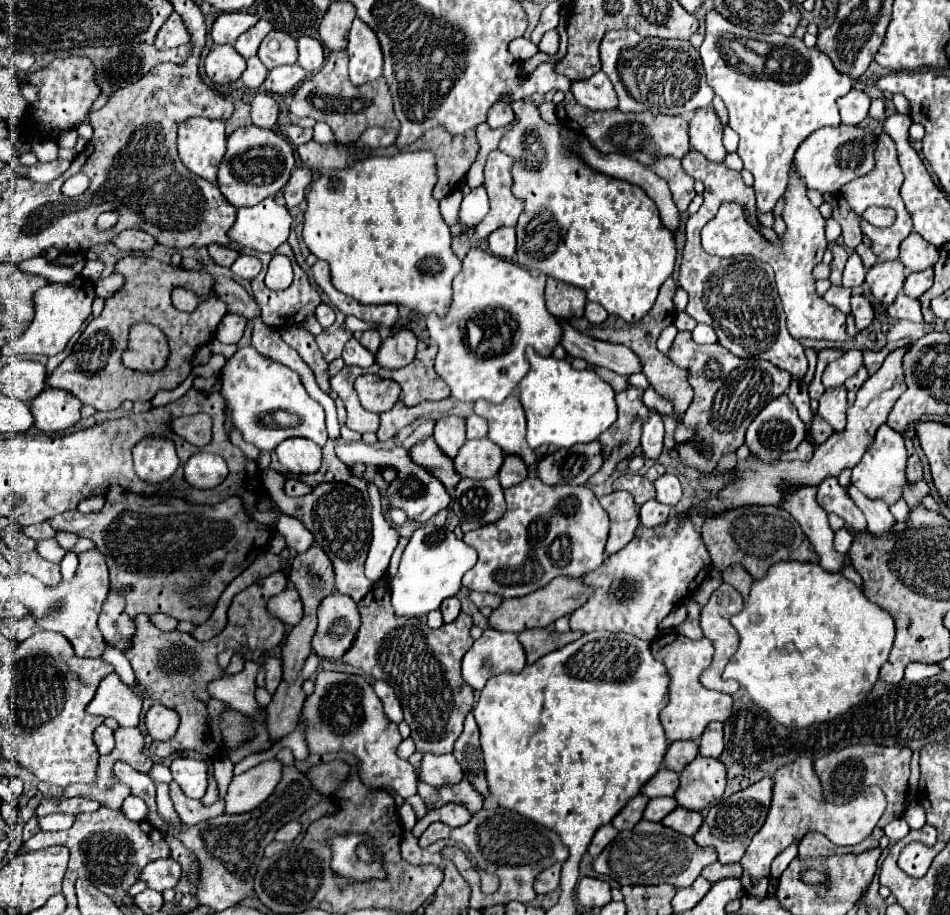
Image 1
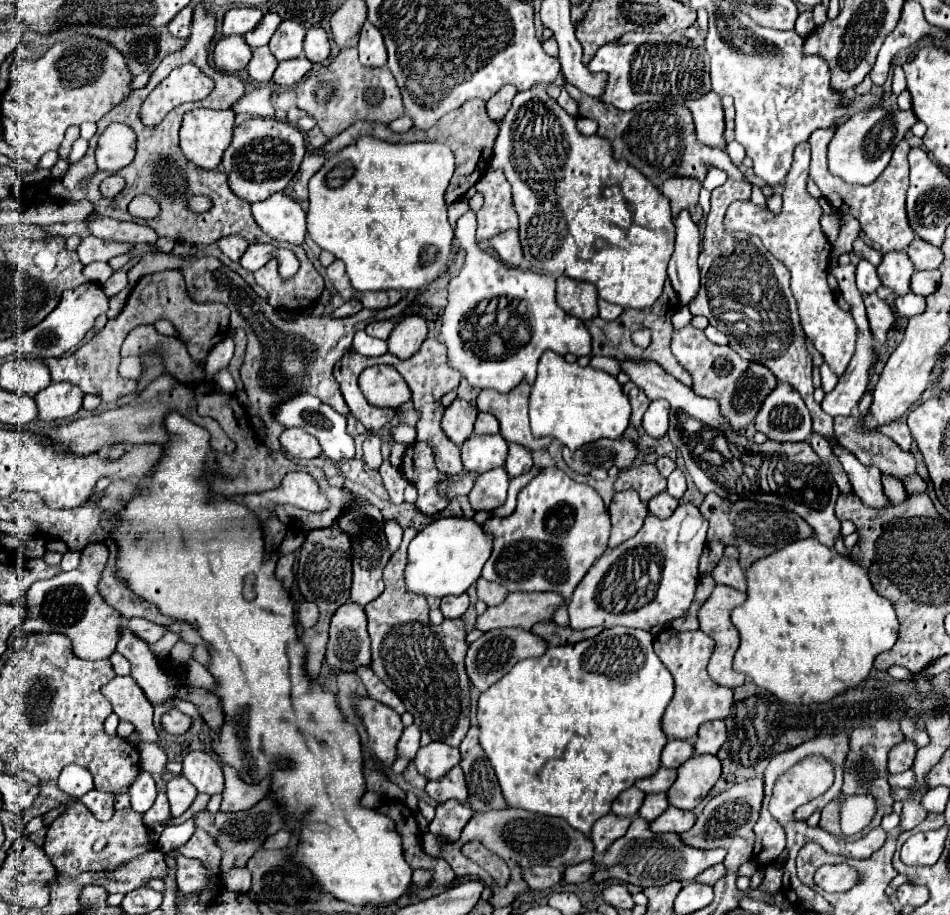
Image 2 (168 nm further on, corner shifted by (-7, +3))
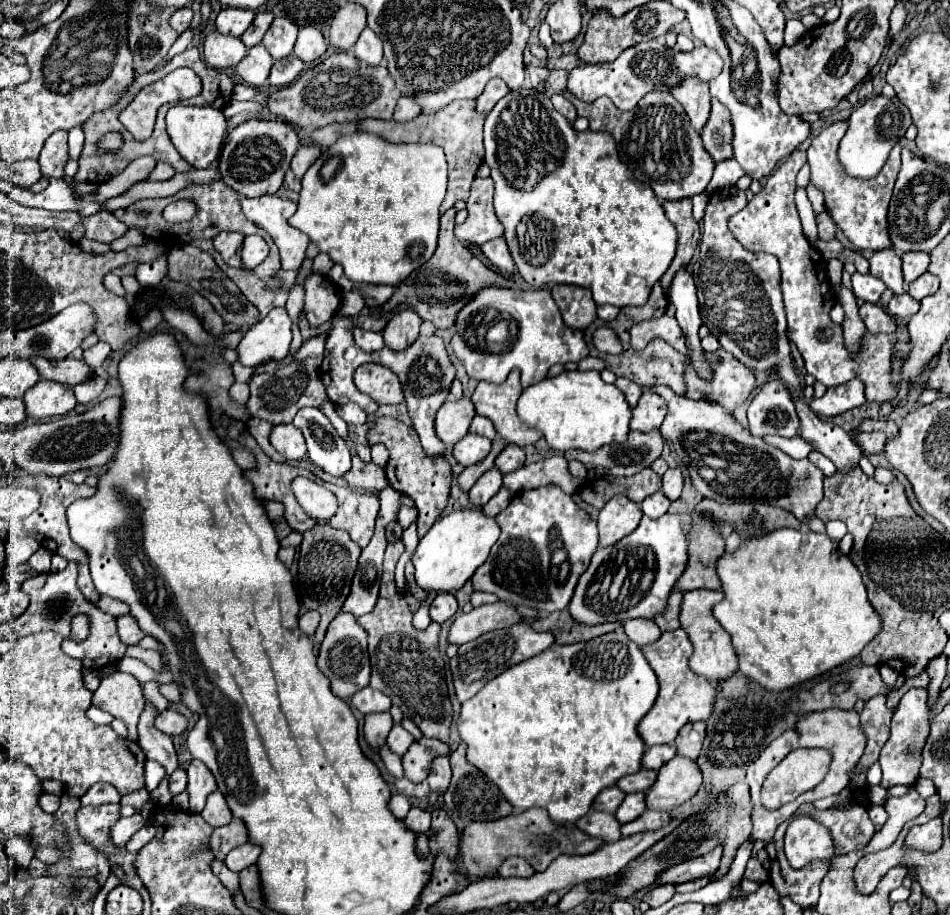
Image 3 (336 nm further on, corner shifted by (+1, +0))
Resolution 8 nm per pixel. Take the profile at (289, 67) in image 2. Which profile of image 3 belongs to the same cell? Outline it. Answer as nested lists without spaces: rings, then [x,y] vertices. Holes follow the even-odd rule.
[[[288,55],[284,59],[278,59],[270,71],[270,77],[268,77],[268,83],[272,87],[284,87],[284,85],[290,85],[298,75],[300,71],[304,69],[304,63],[296,57],[296,55]]]

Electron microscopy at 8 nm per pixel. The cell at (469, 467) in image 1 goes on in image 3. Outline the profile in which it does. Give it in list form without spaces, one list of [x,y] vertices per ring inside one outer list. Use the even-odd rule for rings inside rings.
[[[468,433],[464,439],[460,439],[460,441],[454,445],[452,455],[454,455],[454,459],[456,459],[462,467],[470,467],[470,465],[480,463],[490,451],[492,451],[492,441],[490,441],[488,437]]]

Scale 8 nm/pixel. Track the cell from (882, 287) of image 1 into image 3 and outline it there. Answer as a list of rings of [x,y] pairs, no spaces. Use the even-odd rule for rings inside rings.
[[[884,249],[876,251],[870,257],[870,273],[886,283],[888,289],[894,293],[904,291],[904,279],[902,279],[902,267],[900,267],[900,257],[894,253],[894,249]]]

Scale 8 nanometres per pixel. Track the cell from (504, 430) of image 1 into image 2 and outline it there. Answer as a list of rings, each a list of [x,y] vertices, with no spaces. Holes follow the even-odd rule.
[[[520,382],[514,390],[500,394],[486,388],[478,394],[478,410],[490,412],[500,422],[500,434],[506,442],[516,442],[528,450],[540,450],[550,444],[552,438],[536,438],[528,426],[528,396],[530,386]]]

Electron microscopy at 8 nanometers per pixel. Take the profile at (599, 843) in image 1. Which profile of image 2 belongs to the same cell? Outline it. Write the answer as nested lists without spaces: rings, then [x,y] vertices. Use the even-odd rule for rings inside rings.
[[[606,814],[600,820],[596,820],[590,830],[590,840],[596,846],[596,854],[598,856],[604,854],[614,840],[622,838],[624,832],[628,830],[630,822],[632,822],[632,818],[620,818],[616,814]]]

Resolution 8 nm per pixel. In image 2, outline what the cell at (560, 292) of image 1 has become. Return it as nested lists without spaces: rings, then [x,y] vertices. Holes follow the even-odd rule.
[[[560,276],[556,288],[556,300],[564,312],[580,320],[592,320],[598,316],[598,292],[590,282],[576,282],[568,276]]]

